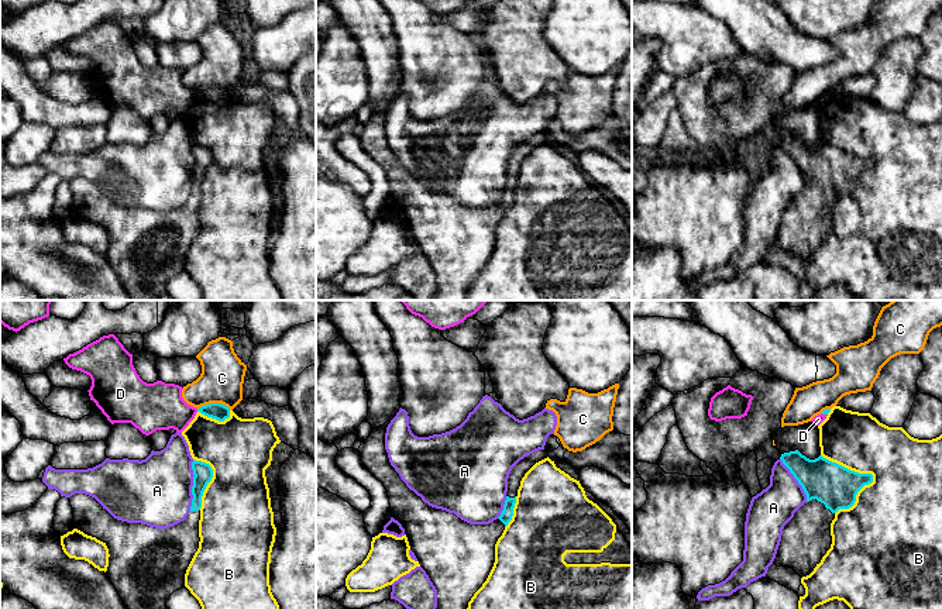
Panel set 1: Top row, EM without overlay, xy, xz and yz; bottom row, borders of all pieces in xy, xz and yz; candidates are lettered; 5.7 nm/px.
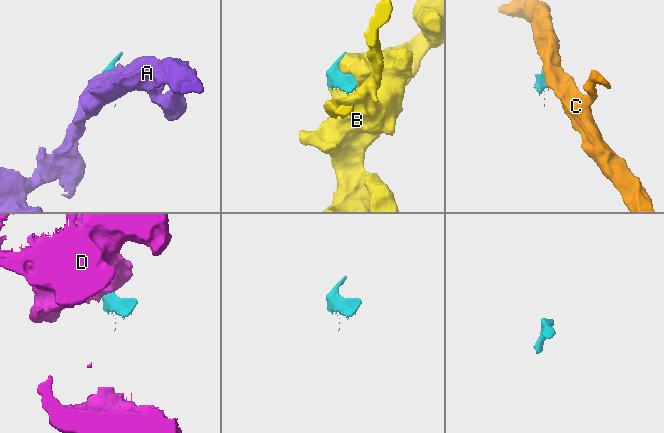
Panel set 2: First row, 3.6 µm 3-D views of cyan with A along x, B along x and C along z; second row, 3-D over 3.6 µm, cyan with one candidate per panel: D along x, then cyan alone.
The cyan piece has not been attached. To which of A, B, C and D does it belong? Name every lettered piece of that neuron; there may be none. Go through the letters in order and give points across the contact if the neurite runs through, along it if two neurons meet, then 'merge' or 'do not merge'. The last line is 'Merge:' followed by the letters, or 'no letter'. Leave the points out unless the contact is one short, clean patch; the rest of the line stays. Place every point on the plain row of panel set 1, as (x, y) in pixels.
A: do not merge
B: do not merge
C: do not merge
D: border along yz (821, 97), (827, 99); do not merge
Merge: no letter

